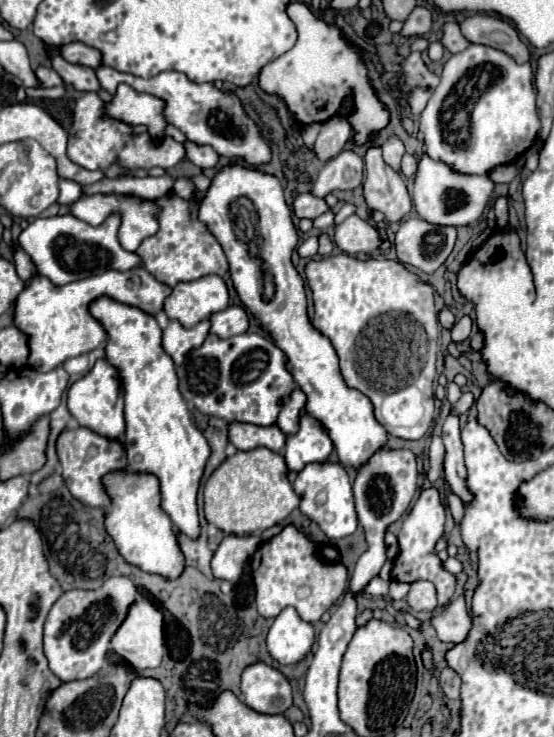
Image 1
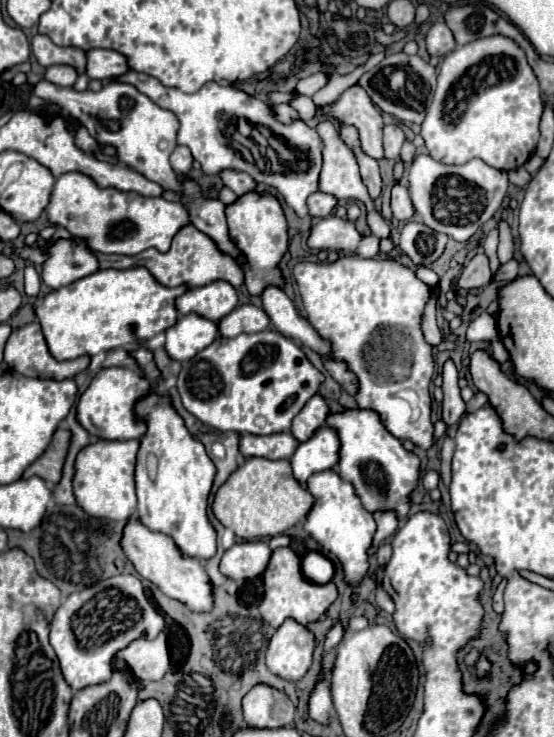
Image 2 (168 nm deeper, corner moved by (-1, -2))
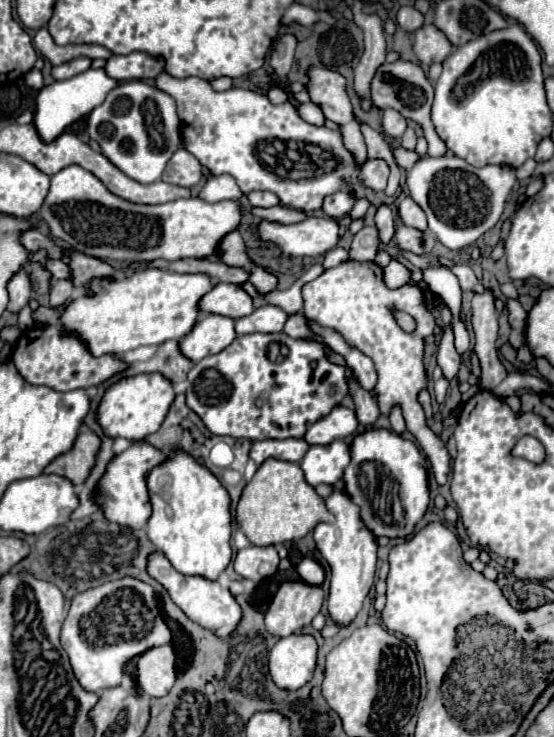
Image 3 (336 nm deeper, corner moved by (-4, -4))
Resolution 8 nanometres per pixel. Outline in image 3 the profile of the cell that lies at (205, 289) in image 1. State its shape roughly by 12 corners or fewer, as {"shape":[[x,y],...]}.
{"shape":[[219,282],[201,298],[201,312],[237,320],[253,312],[241,286]]}

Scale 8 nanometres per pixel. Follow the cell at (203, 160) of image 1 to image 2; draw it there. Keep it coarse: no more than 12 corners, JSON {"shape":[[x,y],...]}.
{"shape":[[220,170],[218,176],[236,196],[256,188],[246,172]]}

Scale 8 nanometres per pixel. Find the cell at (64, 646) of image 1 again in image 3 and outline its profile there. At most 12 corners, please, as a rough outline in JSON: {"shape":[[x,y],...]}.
{"shape":[[135,578],[77,594],[61,630],[79,684],[119,686],[169,642]]}

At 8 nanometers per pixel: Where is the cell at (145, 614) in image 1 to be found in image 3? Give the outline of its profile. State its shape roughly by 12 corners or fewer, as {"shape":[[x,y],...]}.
{"shape":[[151,648],[137,658],[137,682],[151,698],[175,684],[175,652]]}

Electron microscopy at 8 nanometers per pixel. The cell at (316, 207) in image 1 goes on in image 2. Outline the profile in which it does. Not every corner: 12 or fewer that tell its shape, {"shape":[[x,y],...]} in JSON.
{"shape":[[324,192],[308,198],[308,210],[314,218],[330,216],[336,198]]}

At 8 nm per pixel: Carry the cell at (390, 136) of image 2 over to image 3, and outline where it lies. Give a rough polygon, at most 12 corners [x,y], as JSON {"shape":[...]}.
{"shape":[[393,108],[383,110],[385,134],[401,138],[407,128],[405,118]]}

